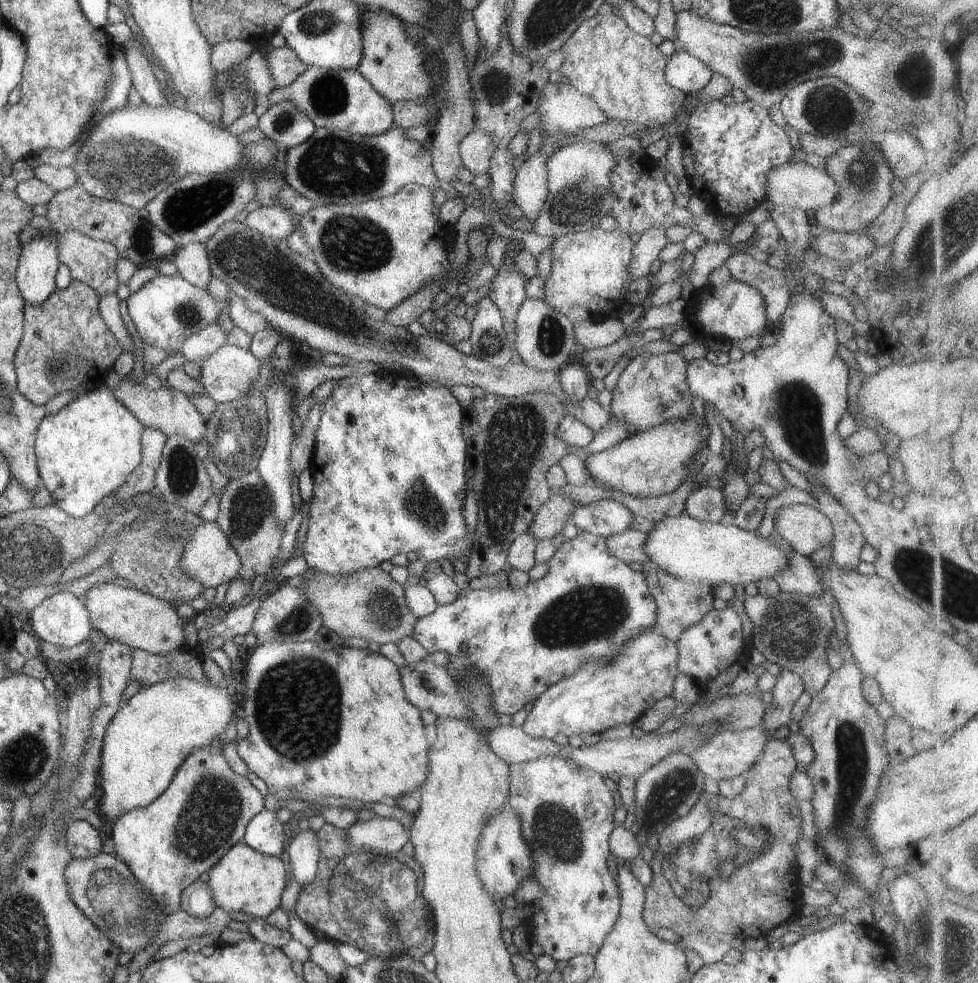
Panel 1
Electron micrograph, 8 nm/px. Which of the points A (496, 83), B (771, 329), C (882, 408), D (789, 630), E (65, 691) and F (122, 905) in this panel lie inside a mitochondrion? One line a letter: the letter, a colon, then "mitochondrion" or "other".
A: mitochondrion
B: other
C: other
D: mitochondrion
E: other
F: mitochondrion

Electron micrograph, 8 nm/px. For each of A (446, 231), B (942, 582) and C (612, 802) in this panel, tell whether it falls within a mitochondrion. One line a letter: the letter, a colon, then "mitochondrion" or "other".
A: other
B: mitochondrion
C: other

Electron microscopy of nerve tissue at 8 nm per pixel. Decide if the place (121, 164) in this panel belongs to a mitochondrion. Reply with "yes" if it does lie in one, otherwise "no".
yes

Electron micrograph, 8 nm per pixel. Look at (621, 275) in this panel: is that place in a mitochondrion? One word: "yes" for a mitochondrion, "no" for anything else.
no

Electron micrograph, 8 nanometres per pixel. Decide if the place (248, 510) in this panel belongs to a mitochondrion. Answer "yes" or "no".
yes

